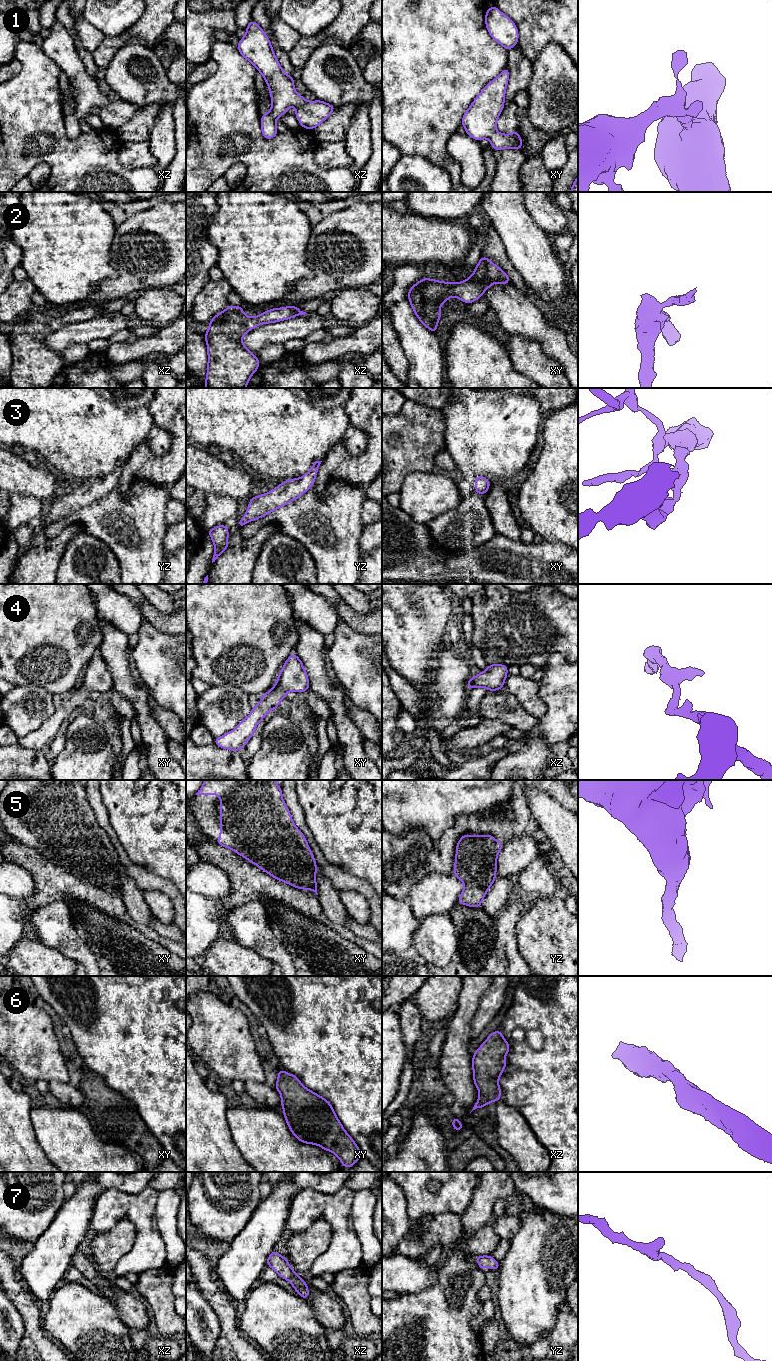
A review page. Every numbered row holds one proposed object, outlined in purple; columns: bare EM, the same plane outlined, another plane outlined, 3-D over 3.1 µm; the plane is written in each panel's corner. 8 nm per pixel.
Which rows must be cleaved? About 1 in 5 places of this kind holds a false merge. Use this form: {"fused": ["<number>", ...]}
{"fused": []}

